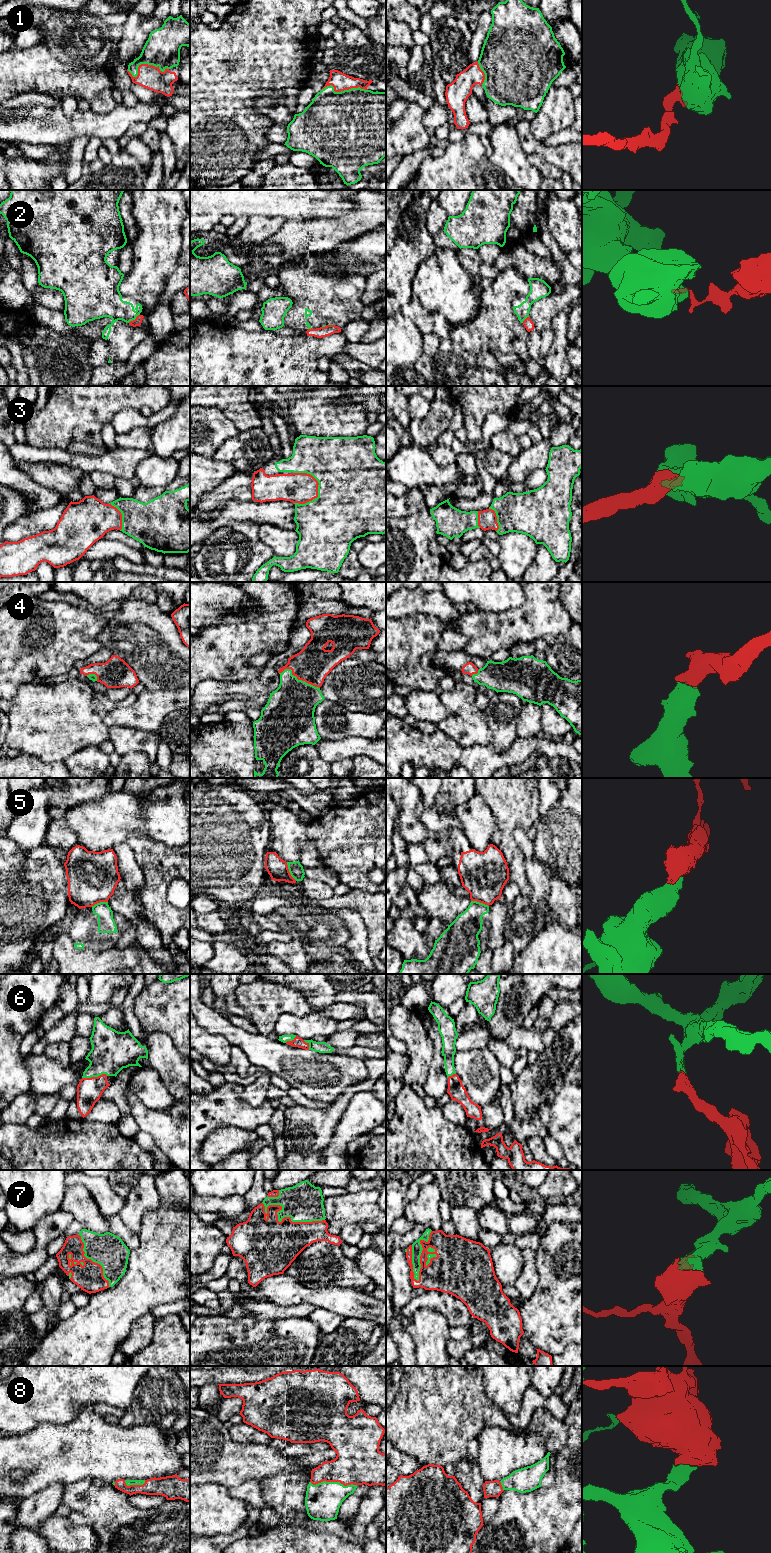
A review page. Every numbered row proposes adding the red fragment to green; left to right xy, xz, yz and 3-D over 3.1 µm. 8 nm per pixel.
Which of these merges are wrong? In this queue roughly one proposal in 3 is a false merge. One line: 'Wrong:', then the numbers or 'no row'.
Wrong: 2, 5

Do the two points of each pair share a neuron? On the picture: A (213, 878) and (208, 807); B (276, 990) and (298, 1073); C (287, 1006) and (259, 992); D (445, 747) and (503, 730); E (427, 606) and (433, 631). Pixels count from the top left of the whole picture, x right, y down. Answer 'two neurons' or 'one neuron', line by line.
A: one neuron
B: two neurons
C: one neuron
D: two neurons
E: two neurons

